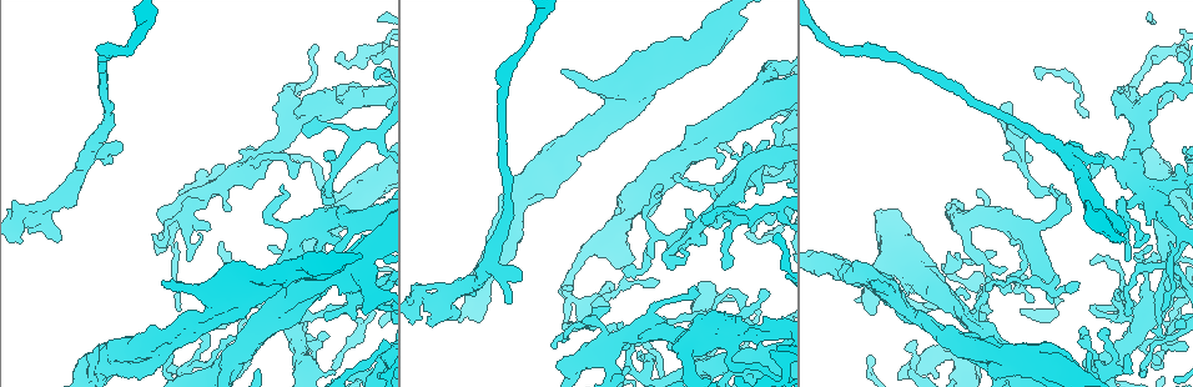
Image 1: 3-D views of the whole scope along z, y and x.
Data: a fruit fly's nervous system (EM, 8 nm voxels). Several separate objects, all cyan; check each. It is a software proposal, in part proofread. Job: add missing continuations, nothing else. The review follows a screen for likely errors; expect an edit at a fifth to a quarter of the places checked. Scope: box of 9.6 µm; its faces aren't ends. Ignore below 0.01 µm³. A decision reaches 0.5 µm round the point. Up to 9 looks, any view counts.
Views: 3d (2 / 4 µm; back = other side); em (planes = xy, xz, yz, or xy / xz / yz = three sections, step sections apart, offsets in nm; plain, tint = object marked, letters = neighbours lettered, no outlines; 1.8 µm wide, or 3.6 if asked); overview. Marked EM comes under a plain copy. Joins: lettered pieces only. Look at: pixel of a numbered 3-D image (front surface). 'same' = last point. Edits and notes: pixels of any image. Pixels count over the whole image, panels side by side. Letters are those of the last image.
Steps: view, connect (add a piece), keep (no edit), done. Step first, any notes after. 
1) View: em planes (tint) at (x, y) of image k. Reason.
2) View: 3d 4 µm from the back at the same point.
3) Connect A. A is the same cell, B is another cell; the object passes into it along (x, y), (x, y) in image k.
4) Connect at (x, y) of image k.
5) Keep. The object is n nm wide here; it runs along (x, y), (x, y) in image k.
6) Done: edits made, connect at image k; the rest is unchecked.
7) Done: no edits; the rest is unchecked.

View: 3d 4 µm at (957, 264) of image 1. Abrupt turn.

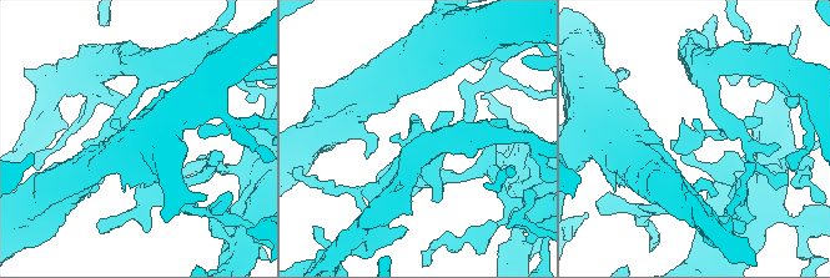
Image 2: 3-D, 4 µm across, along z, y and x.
View: em xy step 16 (tint) at (697, 133) of image 2. Now the EM.

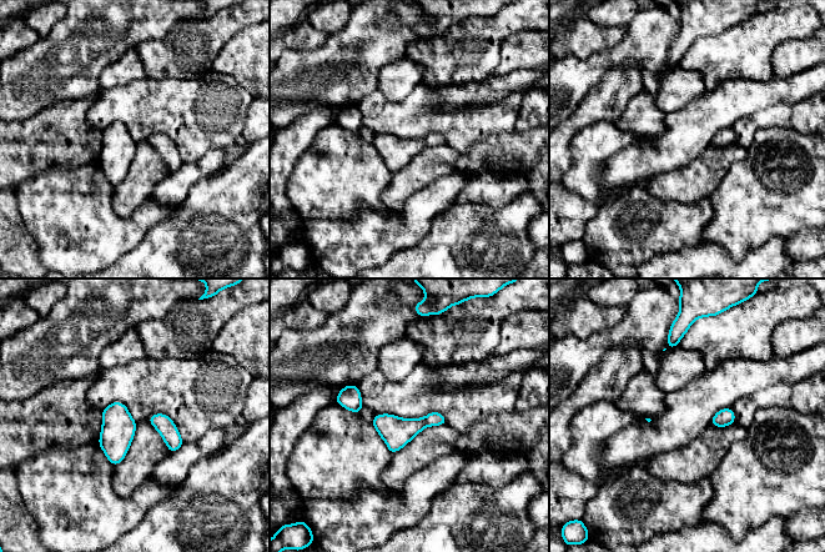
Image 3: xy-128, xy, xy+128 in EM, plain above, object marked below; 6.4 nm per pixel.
View: em yz step 8 (letters) at the same point.

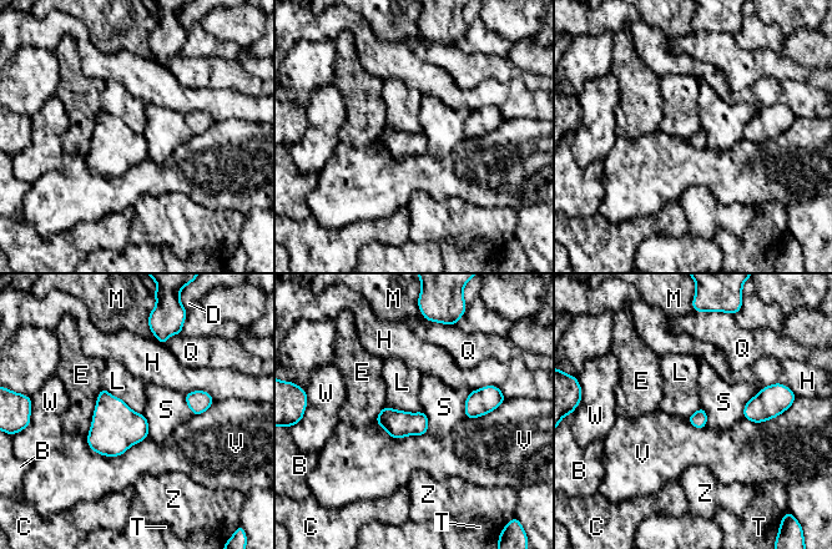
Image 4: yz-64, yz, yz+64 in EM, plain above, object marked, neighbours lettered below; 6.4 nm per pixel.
Keep. The longest contact is with V, 400 nm; B, C, D, E, H, L, M, Q, S, T, V, W and Z are other cells; a border runs along (104, 386), (141, 414) in image 4; none of them fits.

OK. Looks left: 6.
View: 3d 2 µm at (973, 319) of image 1. Side arm on a straight run.

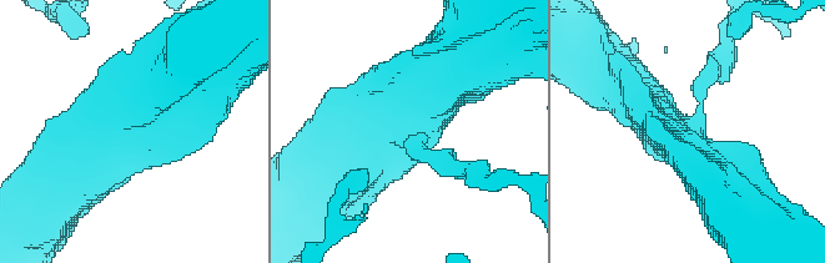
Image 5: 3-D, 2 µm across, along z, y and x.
View: em xy step 16 (tint) at (681, 135) of image 5. Need the tissue.

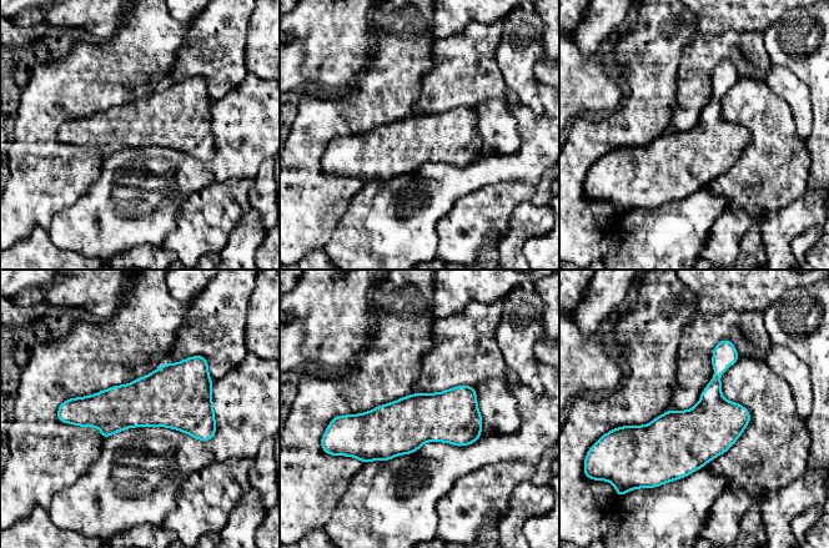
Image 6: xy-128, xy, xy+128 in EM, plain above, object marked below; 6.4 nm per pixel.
View: em xy step 16 (letters) at the same point.

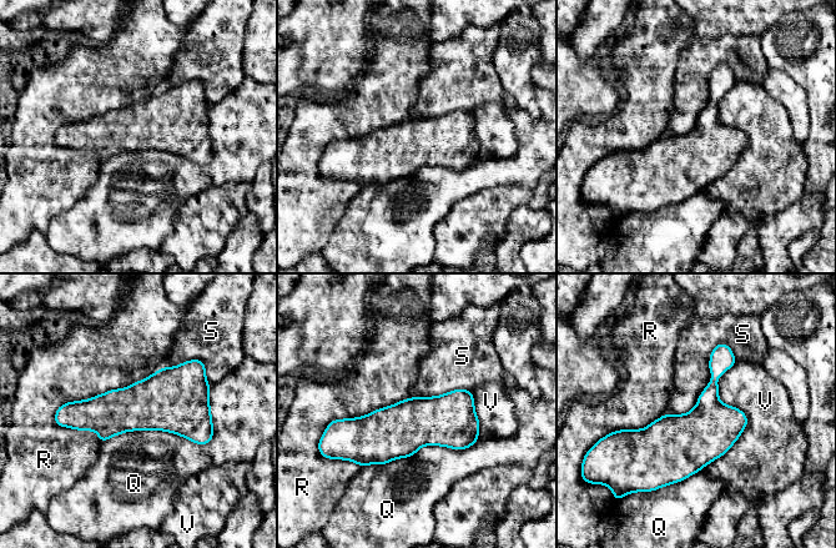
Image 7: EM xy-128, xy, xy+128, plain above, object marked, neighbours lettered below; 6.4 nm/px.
Keep. Q, R, S and V are other cells; a border runs along (728, 343), (698, 402), (665, 413) in image 7; none of them fits.

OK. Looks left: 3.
View: 3d 4 µm at (324, 202) of image 1. Free end.

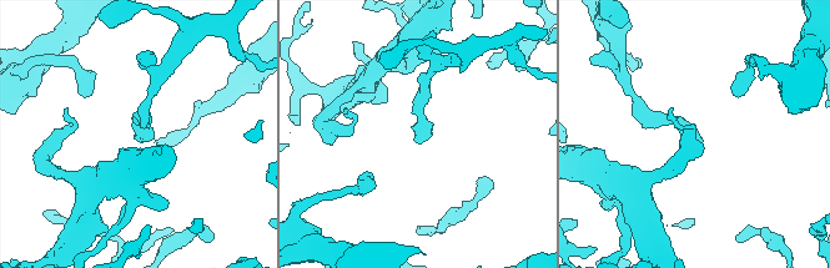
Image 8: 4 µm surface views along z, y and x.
View: em planes (letters) at (696, 138) of image 8. Now the EM.

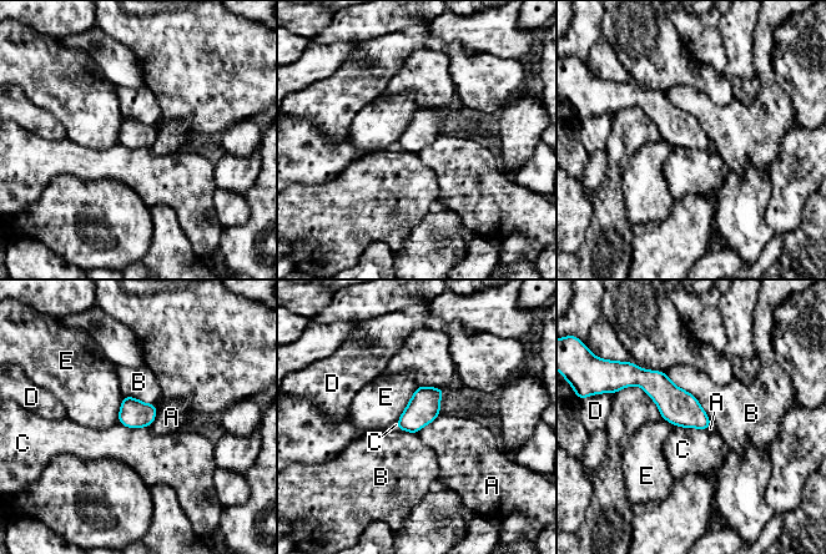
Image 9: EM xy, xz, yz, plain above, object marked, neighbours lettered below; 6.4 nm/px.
Keep. A, B, C, D and E are other cells; a border runs along (676, 426), (706, 429) in image 9; no lettered piece goes on from it.

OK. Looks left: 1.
Done: no edits; the rest is unchecked.

